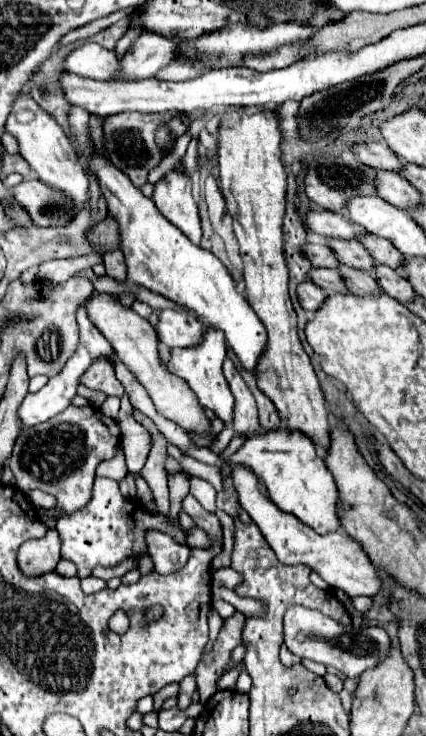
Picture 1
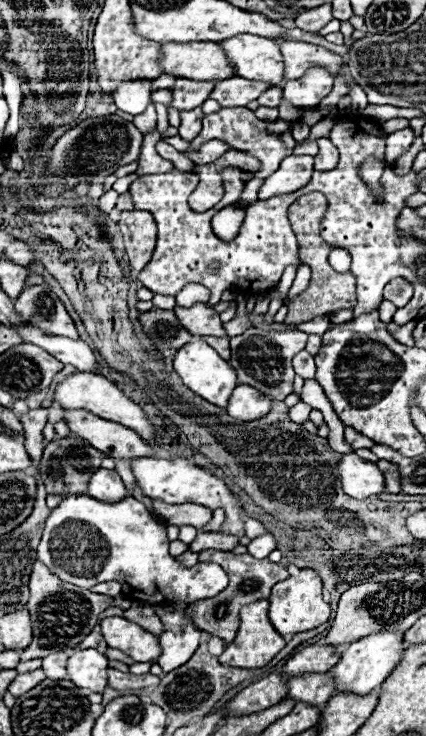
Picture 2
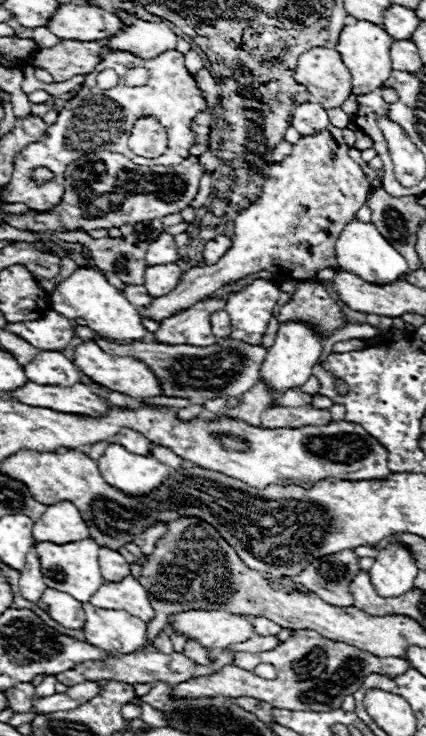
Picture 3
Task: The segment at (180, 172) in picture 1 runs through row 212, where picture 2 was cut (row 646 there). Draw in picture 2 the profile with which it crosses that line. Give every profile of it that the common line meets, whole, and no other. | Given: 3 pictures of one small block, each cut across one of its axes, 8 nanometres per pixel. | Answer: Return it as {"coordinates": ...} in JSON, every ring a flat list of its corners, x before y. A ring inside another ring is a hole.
{"coordinates":[[155,605,154,610,164,624,164,634,160,634,162,656,158,658,158,664,164,672,172,672,192,658,202,632,192,624,184,610,168,612,159,605]]}

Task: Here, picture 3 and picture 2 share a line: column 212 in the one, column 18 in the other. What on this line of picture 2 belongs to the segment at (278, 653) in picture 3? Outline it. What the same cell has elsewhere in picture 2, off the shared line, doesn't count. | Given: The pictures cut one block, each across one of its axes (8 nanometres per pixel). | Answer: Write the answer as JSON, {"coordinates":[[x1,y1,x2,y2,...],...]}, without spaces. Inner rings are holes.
{"coordinates":[[38,668,38,670,26,672,26,674,18,674,18,676,10,682,8,690,10,690,14,696,20,696,20,694,32,690,34,686,38,686,42,680,46,680,46,674,42,672,42,668]]}

